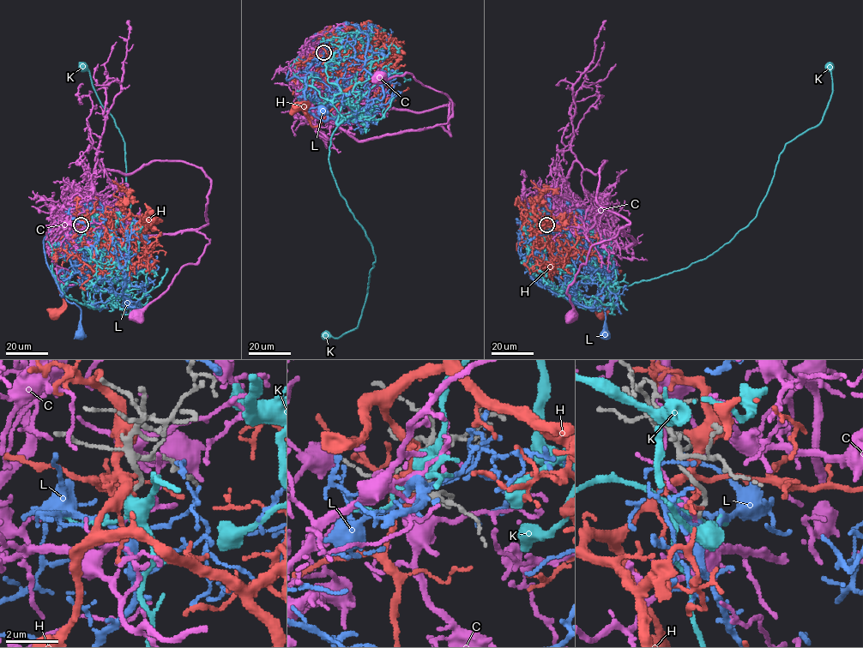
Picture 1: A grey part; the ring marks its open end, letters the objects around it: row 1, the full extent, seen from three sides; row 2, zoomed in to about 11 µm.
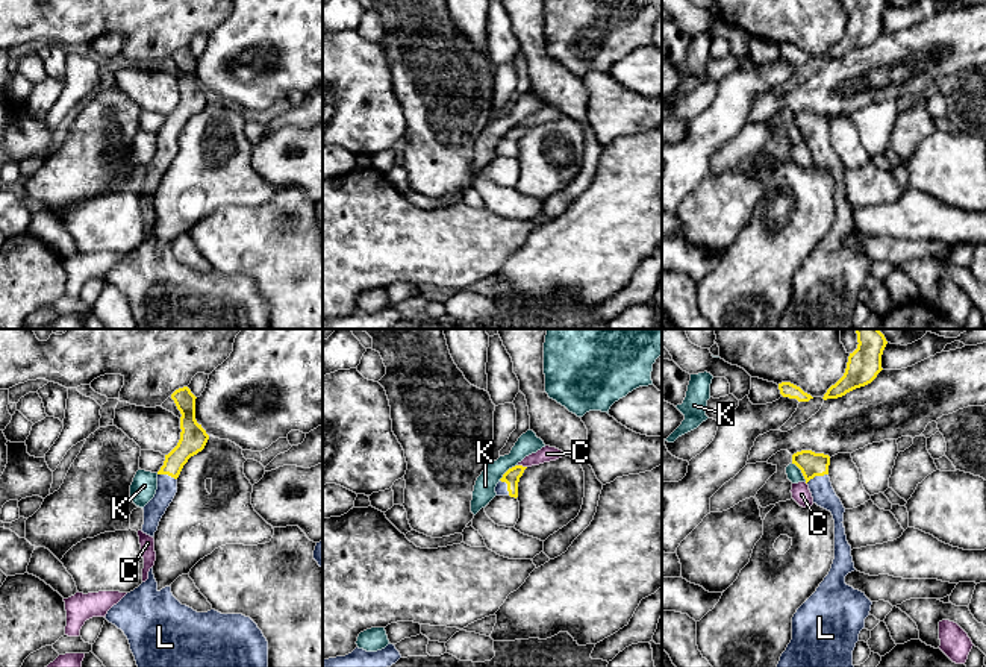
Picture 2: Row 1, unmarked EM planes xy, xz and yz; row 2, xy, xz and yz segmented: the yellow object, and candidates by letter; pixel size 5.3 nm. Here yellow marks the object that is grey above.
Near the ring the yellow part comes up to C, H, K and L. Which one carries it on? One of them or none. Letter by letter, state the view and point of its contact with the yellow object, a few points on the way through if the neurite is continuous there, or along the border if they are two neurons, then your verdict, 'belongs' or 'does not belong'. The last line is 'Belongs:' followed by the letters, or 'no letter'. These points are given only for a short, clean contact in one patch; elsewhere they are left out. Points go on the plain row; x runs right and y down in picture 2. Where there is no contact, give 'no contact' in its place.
C: contact xz (521, 126); border xz (518, 125), (526, 128); does not belong
H: no contact; does not belong
K: contact xz (508, 131); border xz (517, 125), (499, 140); does not belong
L: contact yz (817, 135); way yz (812, 125), (817, 135), (823, 153); belongs
Belongs: L

